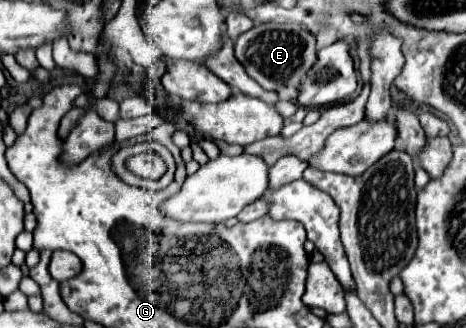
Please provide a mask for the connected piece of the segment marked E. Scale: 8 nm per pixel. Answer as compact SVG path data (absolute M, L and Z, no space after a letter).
M257 24L237 38L235 58L245 66L247 74L257 80L265 90L277 90L281 84L297 88L317 60L315 36L307 32L301 24Z

